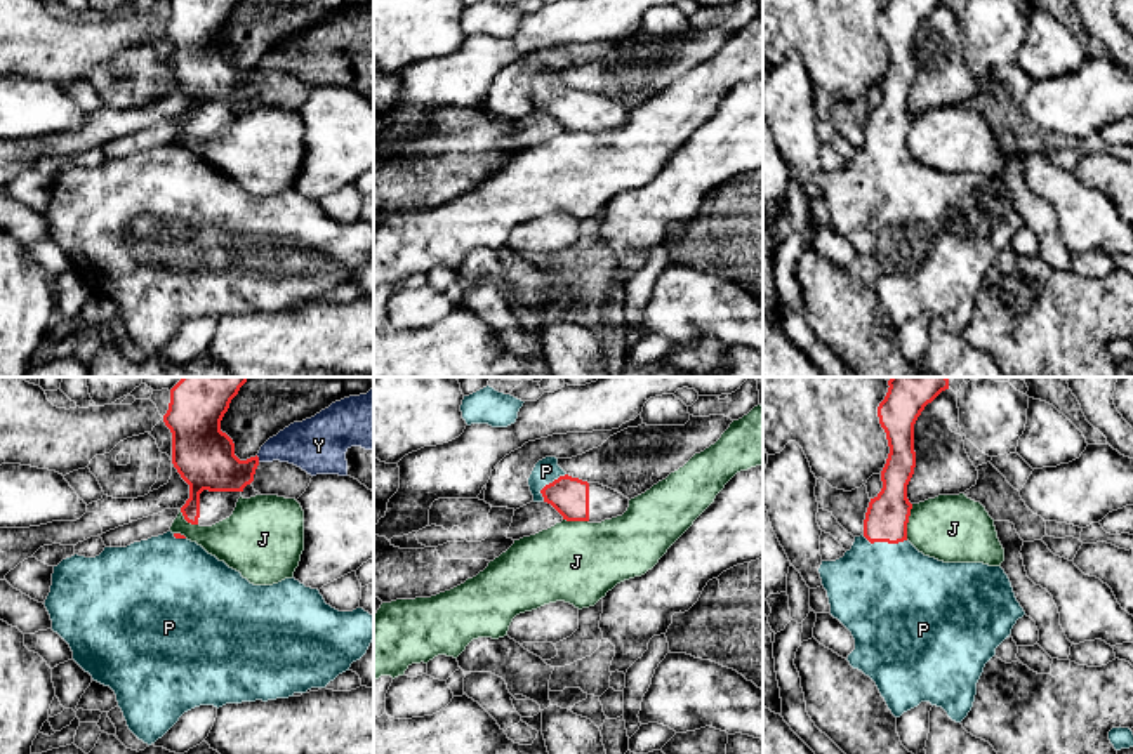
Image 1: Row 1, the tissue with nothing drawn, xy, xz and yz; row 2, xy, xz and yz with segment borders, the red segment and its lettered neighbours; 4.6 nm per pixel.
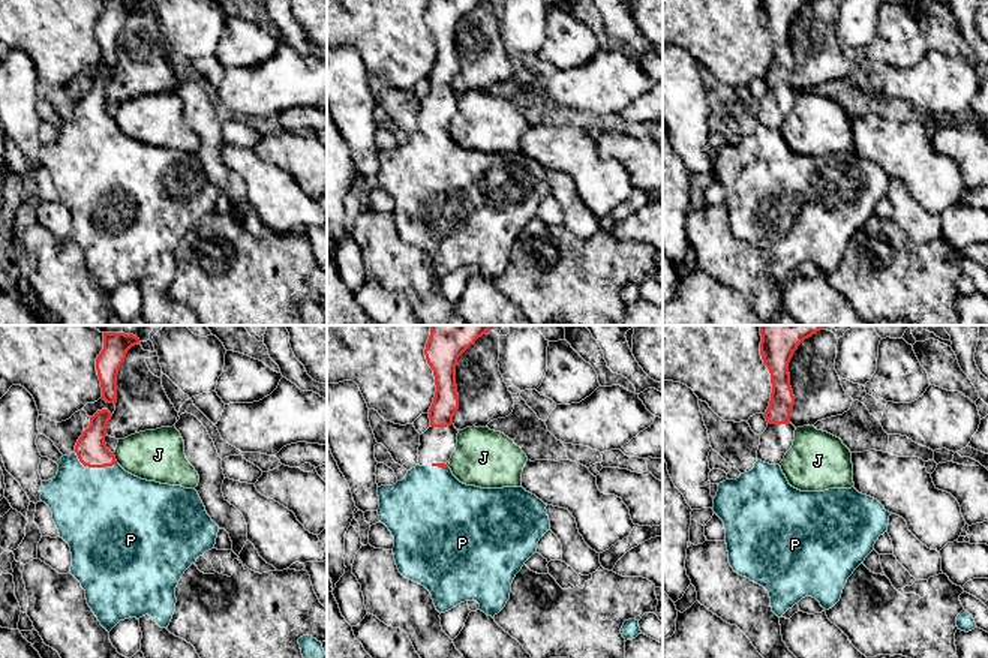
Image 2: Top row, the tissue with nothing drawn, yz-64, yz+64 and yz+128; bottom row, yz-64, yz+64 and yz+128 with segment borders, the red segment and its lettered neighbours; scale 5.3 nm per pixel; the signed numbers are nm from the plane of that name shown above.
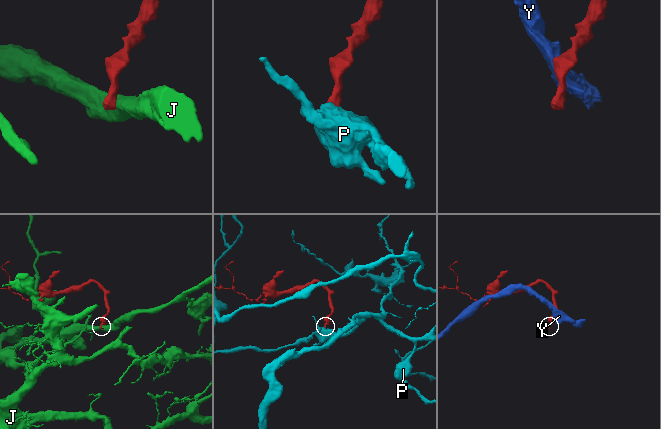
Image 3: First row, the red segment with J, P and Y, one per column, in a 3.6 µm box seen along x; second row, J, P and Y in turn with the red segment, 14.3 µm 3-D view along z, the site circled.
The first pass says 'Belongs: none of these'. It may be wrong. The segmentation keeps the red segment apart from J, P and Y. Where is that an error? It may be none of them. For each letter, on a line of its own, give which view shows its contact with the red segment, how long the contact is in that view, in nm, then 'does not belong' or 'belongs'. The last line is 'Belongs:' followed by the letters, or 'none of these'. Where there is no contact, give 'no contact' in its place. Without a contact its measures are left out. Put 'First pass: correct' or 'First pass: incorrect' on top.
First pass: incorrect
J: contact in yz; length 170 nm; does not belong
P: contact in yz; length 200 nm; belongs
Y: contact in xy; length 40 nm; does not belong
Belongs: P

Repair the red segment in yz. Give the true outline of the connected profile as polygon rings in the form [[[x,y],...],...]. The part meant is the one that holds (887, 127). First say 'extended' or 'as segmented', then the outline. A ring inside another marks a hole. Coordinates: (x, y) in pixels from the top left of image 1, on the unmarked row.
extended | [[[888,0],[878,17],[890,64],[881,82],[883,99],[871,109],[864,144],[843,169],[822,172],[818,184],[831,226],[853,247],[853,280],[869,287],[895,328],[921,313],[942,318],[961,334],[973,318],[977,294],[996,259],[1025,226],[1001,177],[944,174],[924,167],[907,151],[912,115],[907,96],[914,85],[914,35],[924,17],[945,0]]]

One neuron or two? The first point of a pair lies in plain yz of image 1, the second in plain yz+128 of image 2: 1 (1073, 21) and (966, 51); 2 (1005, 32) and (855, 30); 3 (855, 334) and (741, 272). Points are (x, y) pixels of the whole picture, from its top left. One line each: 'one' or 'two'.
1: one
2: one
3: one

